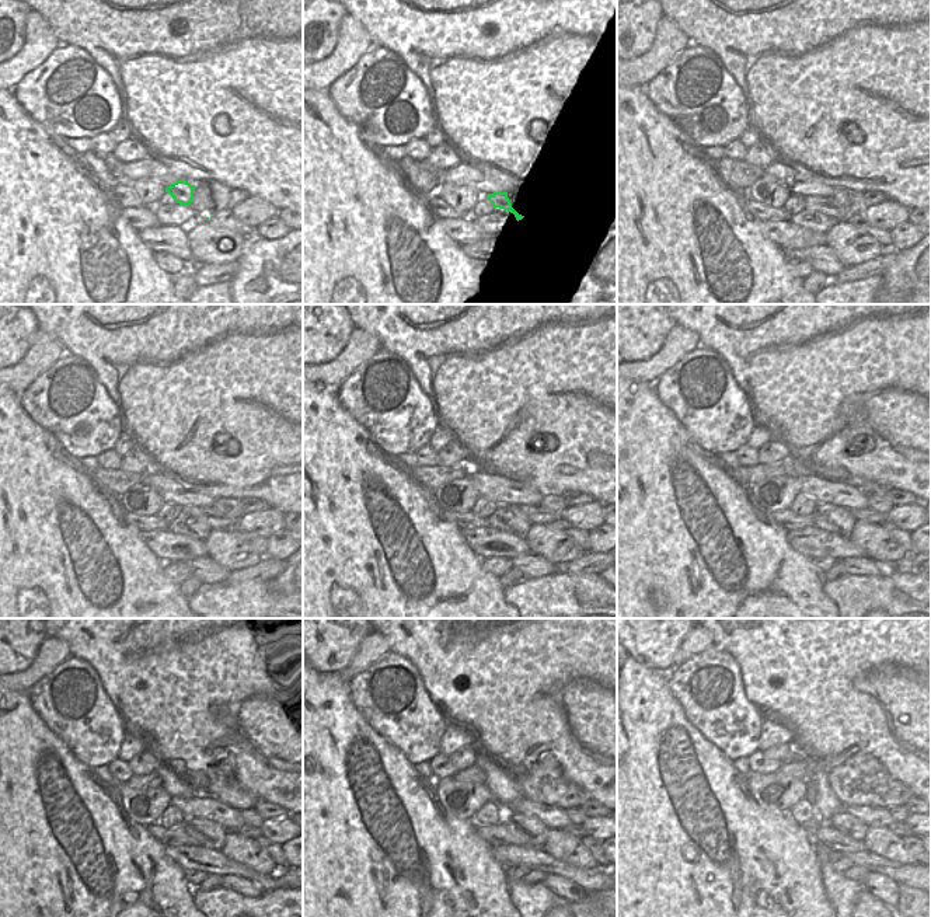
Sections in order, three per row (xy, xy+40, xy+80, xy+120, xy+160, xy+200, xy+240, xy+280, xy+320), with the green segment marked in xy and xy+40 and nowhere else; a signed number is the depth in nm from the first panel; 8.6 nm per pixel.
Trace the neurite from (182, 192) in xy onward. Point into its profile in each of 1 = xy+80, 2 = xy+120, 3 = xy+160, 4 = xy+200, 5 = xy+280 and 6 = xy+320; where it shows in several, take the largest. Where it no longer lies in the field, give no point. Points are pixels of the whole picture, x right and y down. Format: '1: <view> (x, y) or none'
1: xy+80 (839, 212)
2: xy+120 (216, 519)
3: xy+160 (536, 515)
4: xy+200 (867, 515)
5: xy+280 (576, 830)
6: xy+320 (900, 829)

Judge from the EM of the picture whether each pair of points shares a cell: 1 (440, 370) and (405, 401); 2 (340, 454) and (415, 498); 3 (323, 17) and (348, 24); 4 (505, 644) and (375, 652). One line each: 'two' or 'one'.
1: two
2: one
3: two
4: two

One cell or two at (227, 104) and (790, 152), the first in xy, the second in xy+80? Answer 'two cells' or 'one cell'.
one cell

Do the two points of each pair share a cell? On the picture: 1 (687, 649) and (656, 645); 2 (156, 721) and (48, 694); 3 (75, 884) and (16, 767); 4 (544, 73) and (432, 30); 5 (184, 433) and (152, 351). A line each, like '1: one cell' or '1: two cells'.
1: two cells
2: two cells
3: one cell
4: one cell
5: one cell

